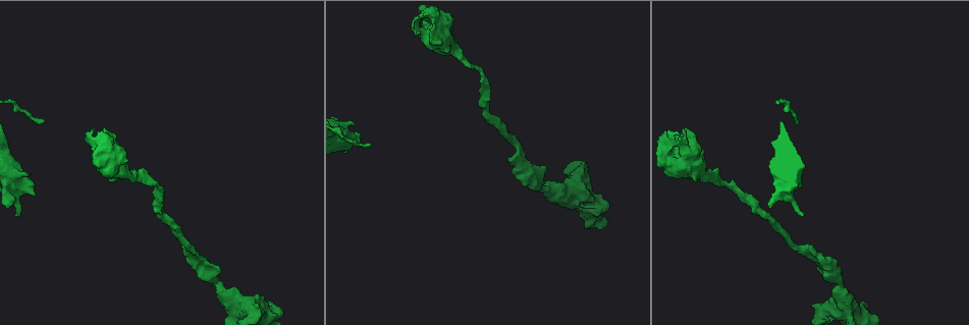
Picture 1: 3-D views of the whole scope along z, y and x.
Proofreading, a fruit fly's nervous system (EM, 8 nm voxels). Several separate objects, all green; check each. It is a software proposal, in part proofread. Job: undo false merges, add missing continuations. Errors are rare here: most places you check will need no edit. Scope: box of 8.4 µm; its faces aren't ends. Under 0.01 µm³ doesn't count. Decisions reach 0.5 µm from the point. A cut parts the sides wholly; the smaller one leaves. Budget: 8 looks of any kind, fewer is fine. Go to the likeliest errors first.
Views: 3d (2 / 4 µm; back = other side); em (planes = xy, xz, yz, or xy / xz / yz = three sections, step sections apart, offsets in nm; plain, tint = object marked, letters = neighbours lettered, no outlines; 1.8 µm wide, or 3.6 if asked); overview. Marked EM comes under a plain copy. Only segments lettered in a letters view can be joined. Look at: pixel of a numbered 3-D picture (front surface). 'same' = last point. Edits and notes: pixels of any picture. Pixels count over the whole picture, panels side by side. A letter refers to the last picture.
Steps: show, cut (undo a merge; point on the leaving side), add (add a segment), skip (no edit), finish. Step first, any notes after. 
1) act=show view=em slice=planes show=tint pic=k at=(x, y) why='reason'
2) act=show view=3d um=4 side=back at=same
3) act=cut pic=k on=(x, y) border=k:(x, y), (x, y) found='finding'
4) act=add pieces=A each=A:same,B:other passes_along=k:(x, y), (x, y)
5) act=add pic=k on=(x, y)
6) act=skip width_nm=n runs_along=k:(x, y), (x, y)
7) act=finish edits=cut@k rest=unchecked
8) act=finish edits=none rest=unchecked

act=show view=em slice=xz step=4 show=tint pic=1 at=(573, 190) why='sudden change in width'

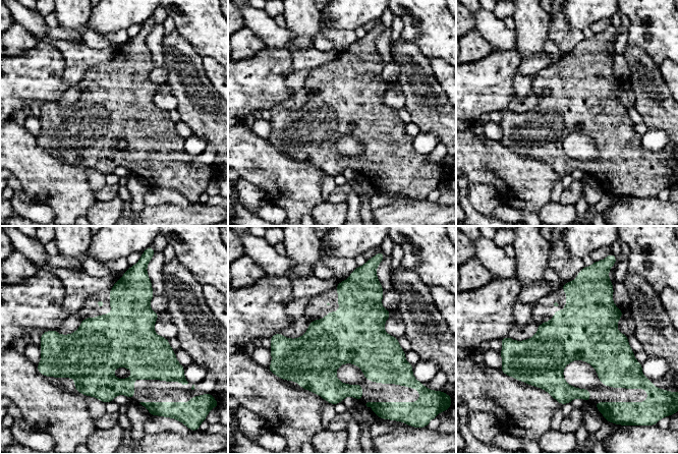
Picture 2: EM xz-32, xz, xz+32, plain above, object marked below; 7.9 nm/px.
act=show view=em slice=planes show=letters at=same

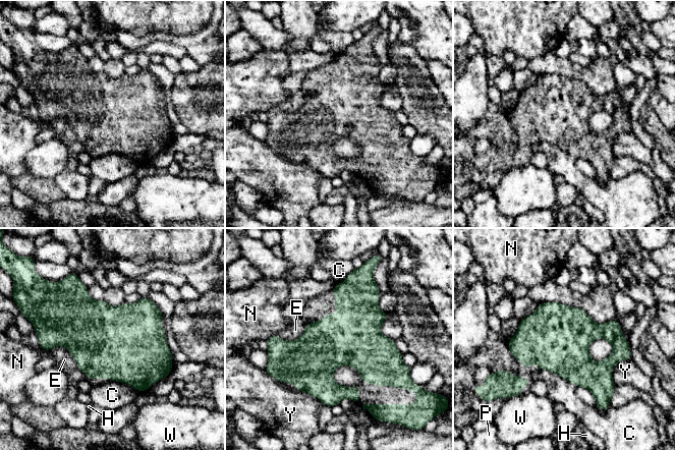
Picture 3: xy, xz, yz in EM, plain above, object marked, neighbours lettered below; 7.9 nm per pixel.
act=skip each=C:other,E:other,H:other,N:other,P:other,W:other,Y:other border=3:(538, 368), (555, 373), (576, 387) found='all the same neuron'

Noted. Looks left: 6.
act=show view=em slice=xy step=8 show=letters pic=1 at=(16, 216) why='free end'

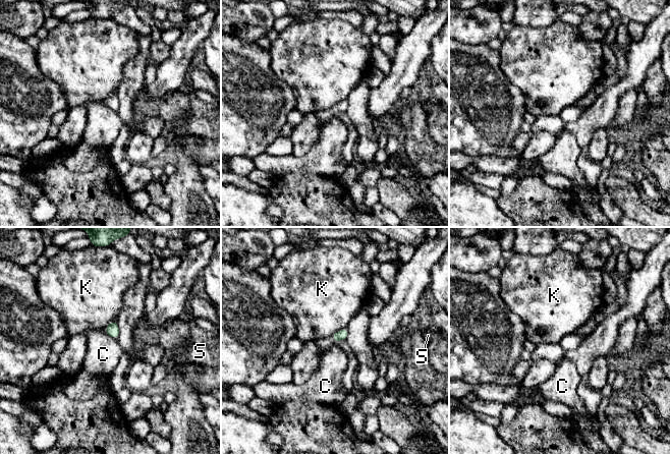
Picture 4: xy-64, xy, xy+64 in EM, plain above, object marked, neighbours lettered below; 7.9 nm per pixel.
act=show view=em slice=planes show=letters at=same

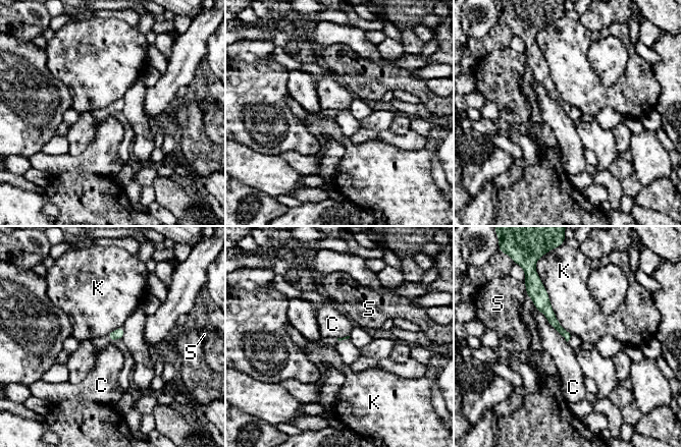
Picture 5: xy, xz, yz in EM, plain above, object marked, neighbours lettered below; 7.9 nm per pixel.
act=skip each=C:other,K:other,S:other border=5:(534, 304), (567, 342) found='none of them fits'

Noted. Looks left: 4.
act=show view=em slice=planes show=tint pic=1 at=(519, 161) why='calibre changes'

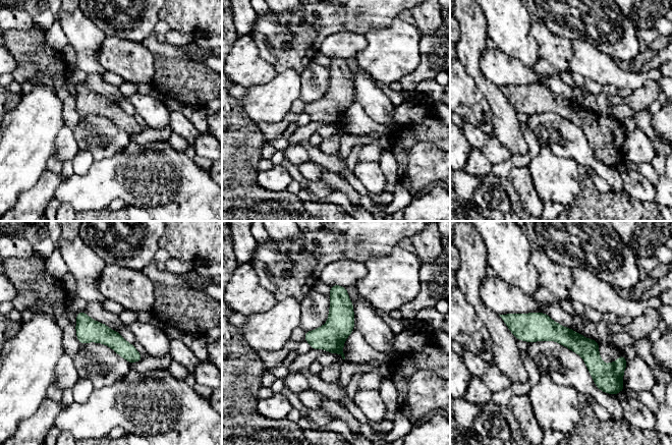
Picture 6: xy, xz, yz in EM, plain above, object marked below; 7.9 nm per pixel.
act=show view=em slice=planes show=letters at=same why='what lies round it'

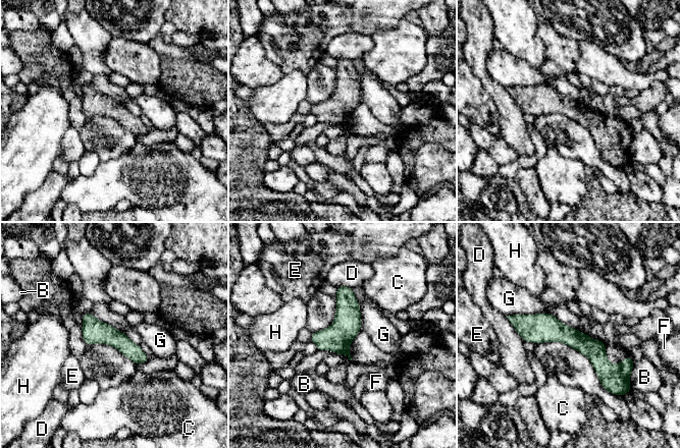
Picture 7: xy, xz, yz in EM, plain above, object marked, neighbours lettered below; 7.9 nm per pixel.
act=skip each=B:other,C:other,D:other,E:other,F:other,G:other,H:other border=7:(551, 313), (506, 316) found='continuous, no second neuron'

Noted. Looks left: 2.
act=finish edits=none rest=unchecked

